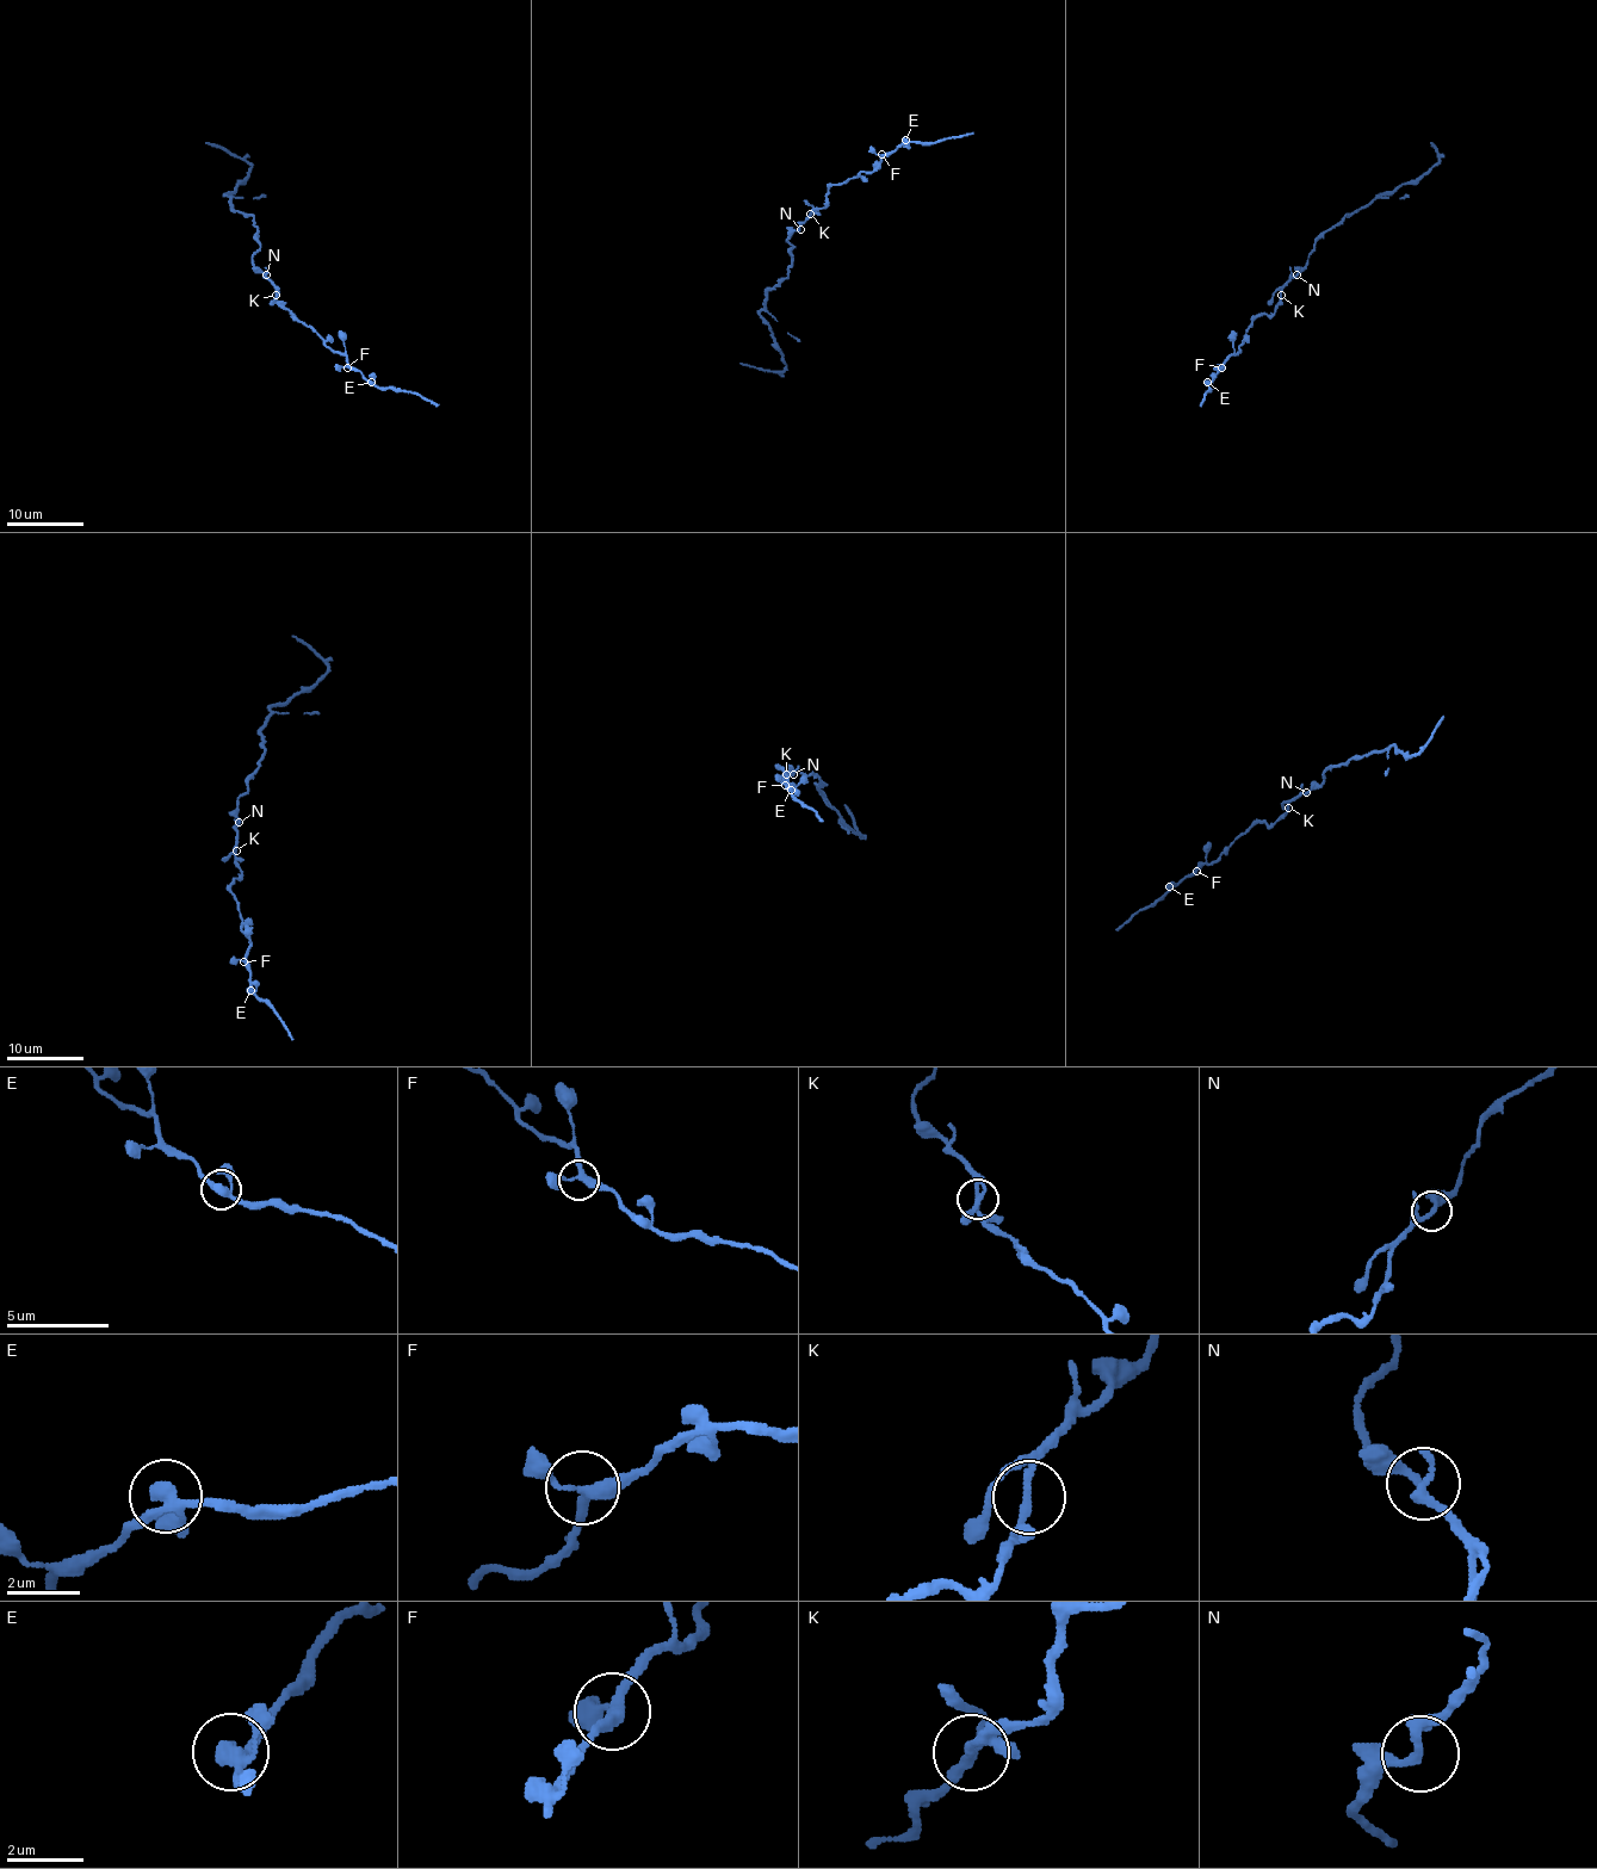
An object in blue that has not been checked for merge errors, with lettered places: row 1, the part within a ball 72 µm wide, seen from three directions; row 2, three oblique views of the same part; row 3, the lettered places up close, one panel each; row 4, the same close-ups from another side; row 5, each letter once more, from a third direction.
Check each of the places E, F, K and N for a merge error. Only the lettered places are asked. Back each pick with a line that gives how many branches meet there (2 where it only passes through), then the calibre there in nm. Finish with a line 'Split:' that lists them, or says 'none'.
Split: none

